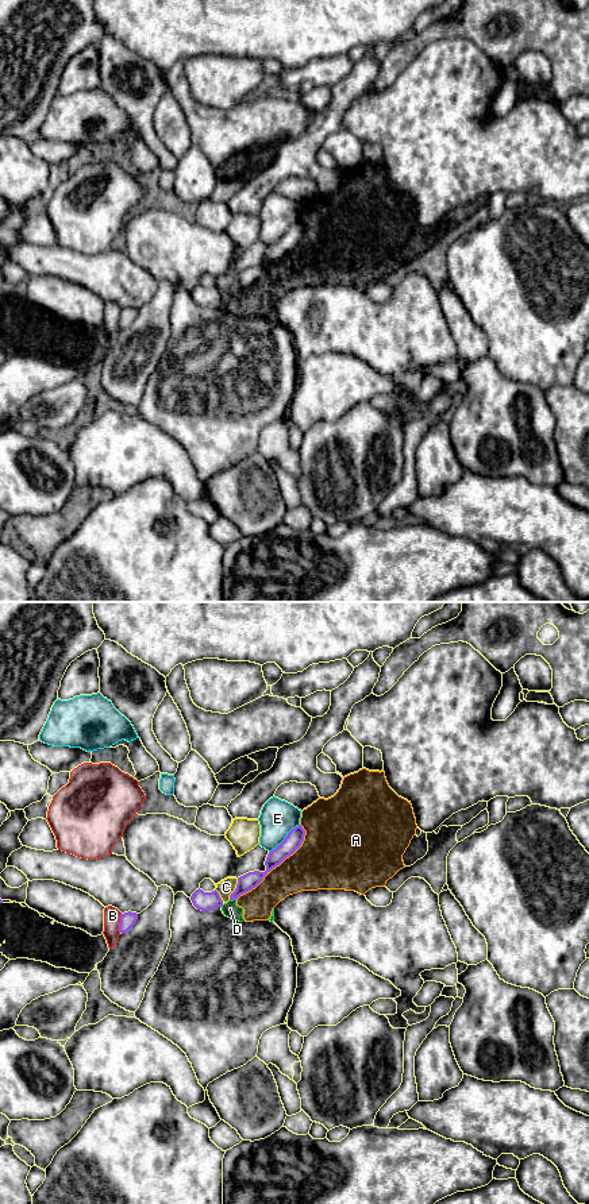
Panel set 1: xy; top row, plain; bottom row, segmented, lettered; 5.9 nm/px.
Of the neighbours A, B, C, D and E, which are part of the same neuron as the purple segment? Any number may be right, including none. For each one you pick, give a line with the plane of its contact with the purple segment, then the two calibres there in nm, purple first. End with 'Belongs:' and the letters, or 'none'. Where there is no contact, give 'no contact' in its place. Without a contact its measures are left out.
Belongs: none

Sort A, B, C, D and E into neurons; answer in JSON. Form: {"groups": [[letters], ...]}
{"groups": [["A", "D"], ["B"], ["C"], ["E"]]}

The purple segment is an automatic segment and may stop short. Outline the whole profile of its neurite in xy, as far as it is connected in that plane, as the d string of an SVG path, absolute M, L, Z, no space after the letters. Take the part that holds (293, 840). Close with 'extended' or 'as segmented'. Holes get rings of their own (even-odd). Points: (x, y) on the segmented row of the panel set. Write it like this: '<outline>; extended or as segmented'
M301 825L292 829L285 840L276 849L269 852L265 861L265 872L254 871L238 877L236 888L230 895L230 900L238 899L240 895L255 888L273 868L280 865L286 857L293 854L301 846L304 836L305 830Z; as segmented

